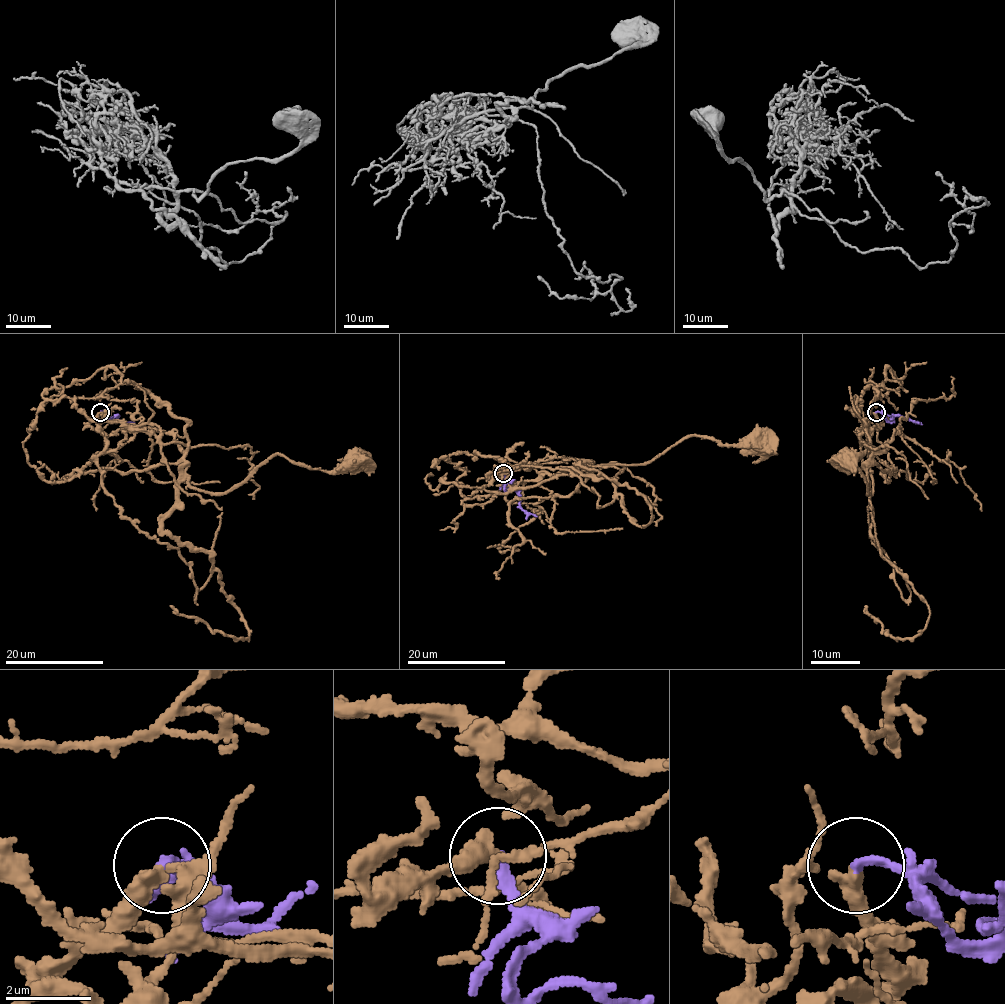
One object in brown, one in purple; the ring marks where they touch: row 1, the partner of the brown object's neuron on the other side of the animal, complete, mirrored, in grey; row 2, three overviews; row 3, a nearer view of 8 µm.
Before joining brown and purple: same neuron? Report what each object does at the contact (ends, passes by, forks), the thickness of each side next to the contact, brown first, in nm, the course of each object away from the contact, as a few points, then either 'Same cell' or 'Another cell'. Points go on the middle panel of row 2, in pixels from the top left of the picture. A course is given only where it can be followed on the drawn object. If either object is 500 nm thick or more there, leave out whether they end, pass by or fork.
At the ring brown passes by. At the ring purple ends. Thickness 280 nm (brown) against 240 nm. Course of brown: (502, 473), (554, 458), (570, 458), (587, 465), (644, 464), (690, 436), (709, 436), (725, 446), (756, 443). Course of purple: (502, 473), (507, 481), (505, 488), (511, 488), (517, 494), (518, 505), (537, 516). Same cell

